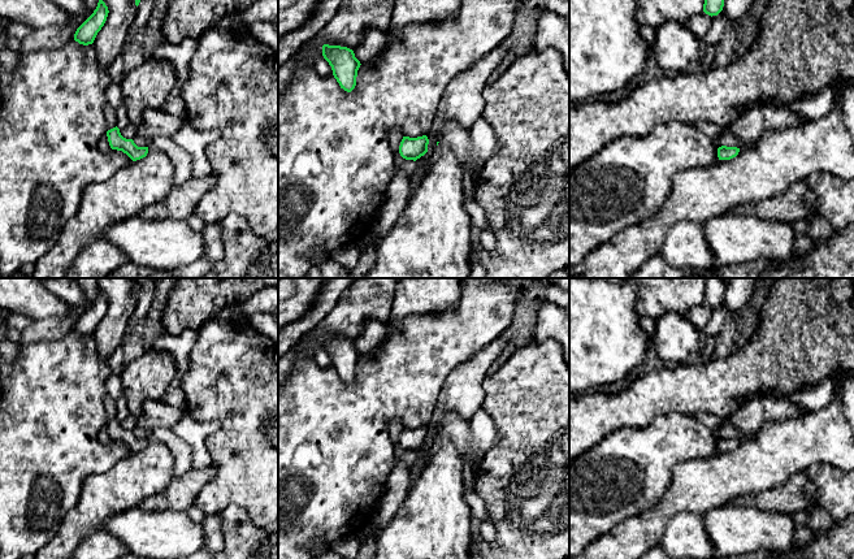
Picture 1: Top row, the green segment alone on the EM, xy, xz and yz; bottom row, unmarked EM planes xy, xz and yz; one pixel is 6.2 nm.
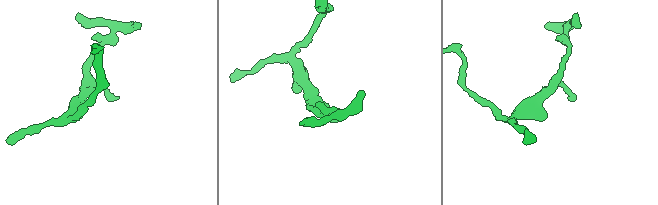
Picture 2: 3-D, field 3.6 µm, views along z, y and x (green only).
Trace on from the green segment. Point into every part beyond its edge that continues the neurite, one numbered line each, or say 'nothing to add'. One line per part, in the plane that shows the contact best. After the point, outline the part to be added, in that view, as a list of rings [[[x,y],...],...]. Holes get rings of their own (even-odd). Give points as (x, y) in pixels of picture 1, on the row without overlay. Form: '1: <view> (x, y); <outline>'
nothing to add

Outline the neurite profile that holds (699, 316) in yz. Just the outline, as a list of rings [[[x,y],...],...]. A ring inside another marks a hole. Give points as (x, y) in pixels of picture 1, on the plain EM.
[[[702,304],[689,311],[686,317],[698,332],[702,332],[703,328],[708,324],[711,315],[711,307]]]

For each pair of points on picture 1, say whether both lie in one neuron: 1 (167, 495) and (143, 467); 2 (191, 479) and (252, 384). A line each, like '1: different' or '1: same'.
1: different
2: different

